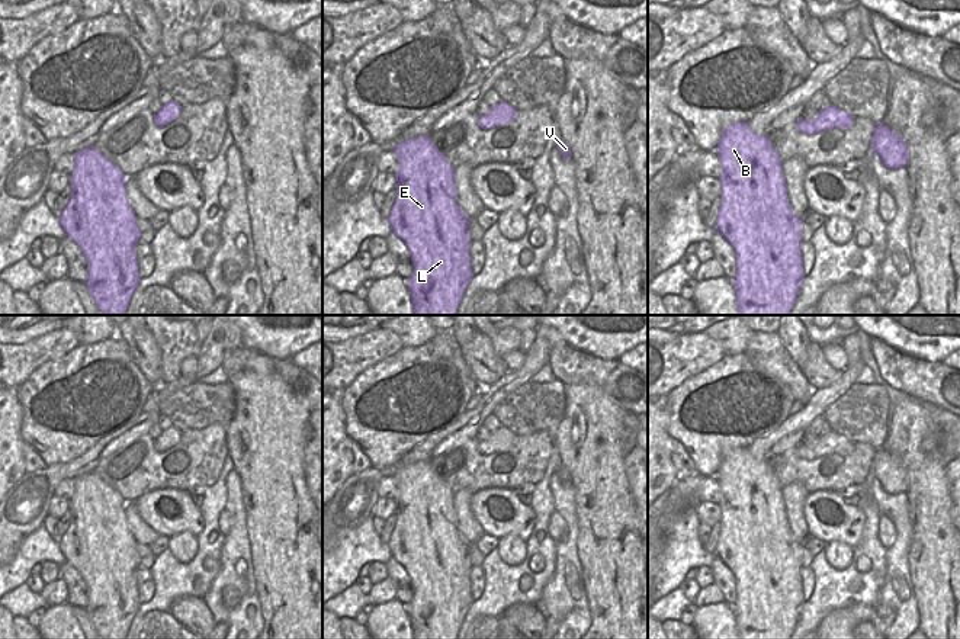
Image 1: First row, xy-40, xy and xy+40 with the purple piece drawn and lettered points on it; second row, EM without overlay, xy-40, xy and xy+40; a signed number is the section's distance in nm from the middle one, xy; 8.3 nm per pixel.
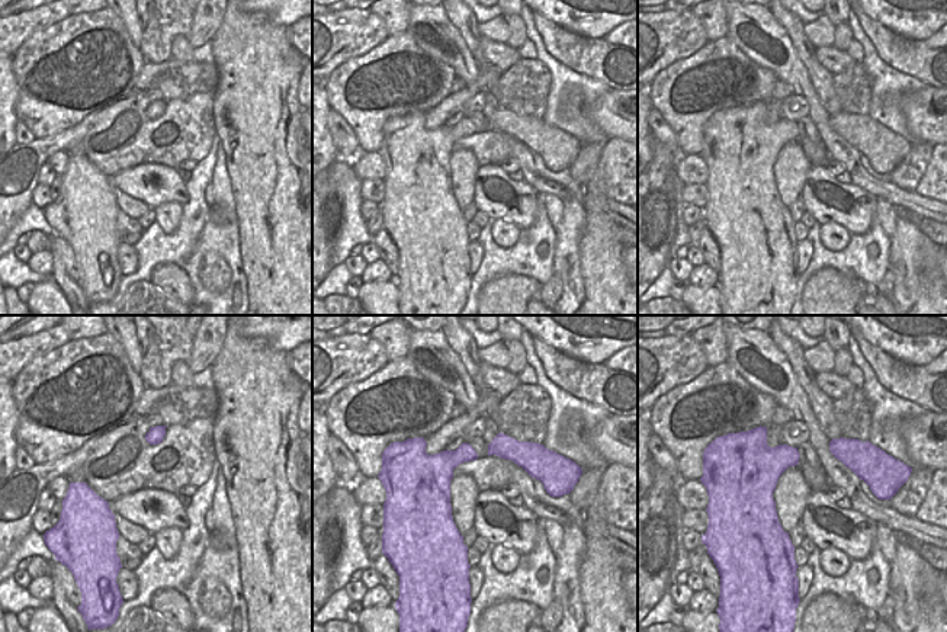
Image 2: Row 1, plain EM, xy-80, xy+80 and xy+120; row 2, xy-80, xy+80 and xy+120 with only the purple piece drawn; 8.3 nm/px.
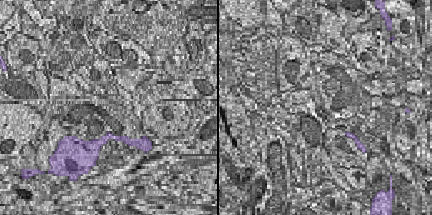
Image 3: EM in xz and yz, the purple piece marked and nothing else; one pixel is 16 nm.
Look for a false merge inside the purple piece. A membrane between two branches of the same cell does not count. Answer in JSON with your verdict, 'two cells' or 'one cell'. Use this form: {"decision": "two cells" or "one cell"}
{"decision": "one cell"}

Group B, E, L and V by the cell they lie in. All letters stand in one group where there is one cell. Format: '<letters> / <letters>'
B E L V

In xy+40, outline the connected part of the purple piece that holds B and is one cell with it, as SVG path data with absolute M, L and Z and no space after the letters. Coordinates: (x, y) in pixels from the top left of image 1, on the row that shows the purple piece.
M748 122L726 125L715 151L722 164L722 203L716 229L735 250L738 315L790 315L805 279L800 228L805 221L793 213L786 179L773 144L755 134Z

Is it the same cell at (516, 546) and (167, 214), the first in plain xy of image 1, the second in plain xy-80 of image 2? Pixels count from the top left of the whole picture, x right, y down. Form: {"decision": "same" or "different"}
{"decision": "same"}

